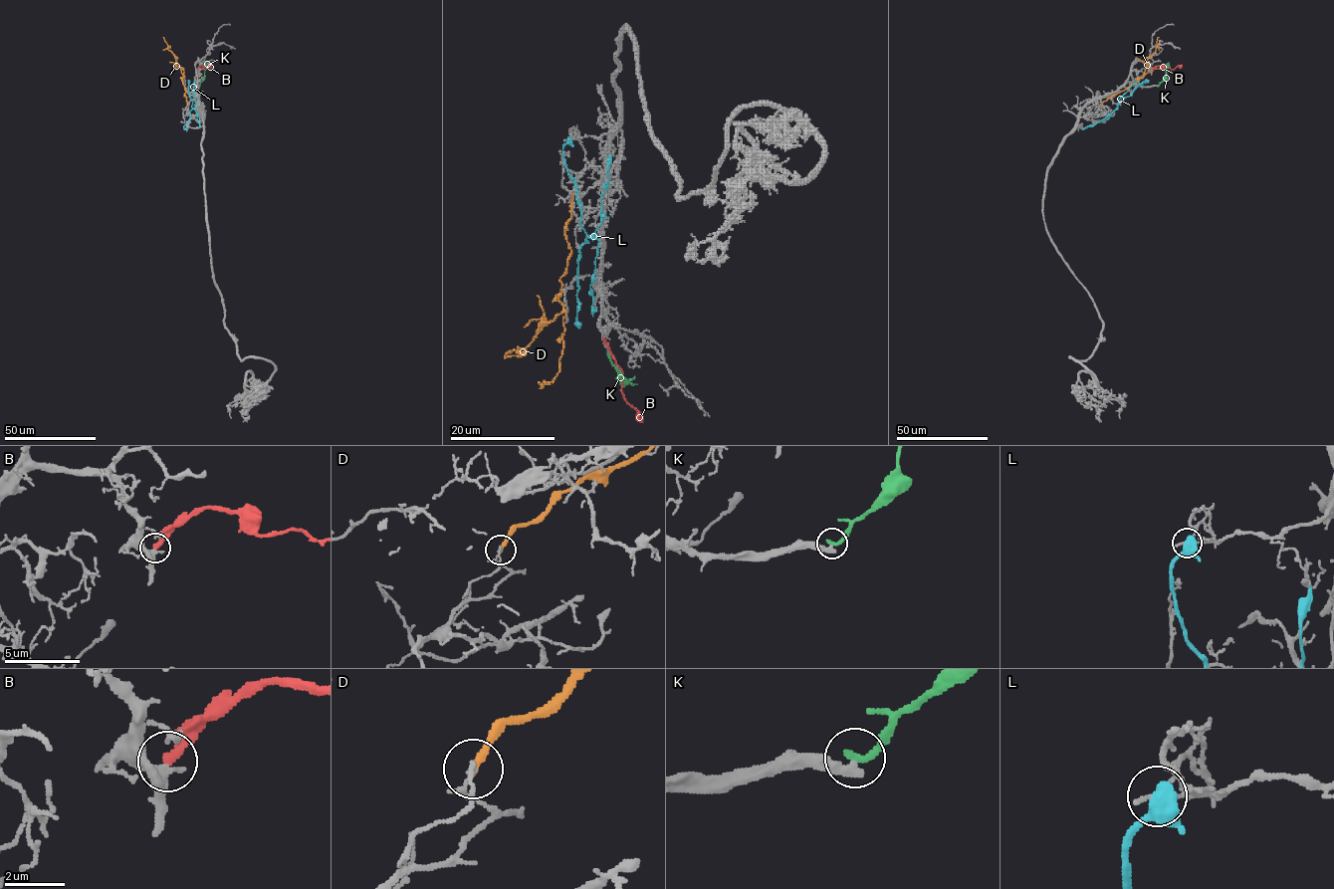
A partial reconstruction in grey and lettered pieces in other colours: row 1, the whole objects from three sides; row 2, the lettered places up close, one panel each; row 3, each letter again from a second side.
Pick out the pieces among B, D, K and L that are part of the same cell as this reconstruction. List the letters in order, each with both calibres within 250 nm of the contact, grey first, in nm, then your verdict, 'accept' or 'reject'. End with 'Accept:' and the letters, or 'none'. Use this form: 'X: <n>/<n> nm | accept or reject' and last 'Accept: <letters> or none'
B: 360/260 nm | reject
D: 80/240 nm | reject
K: 320/240 nm | reject
L: 140/500 nm | reject
Accept: none

